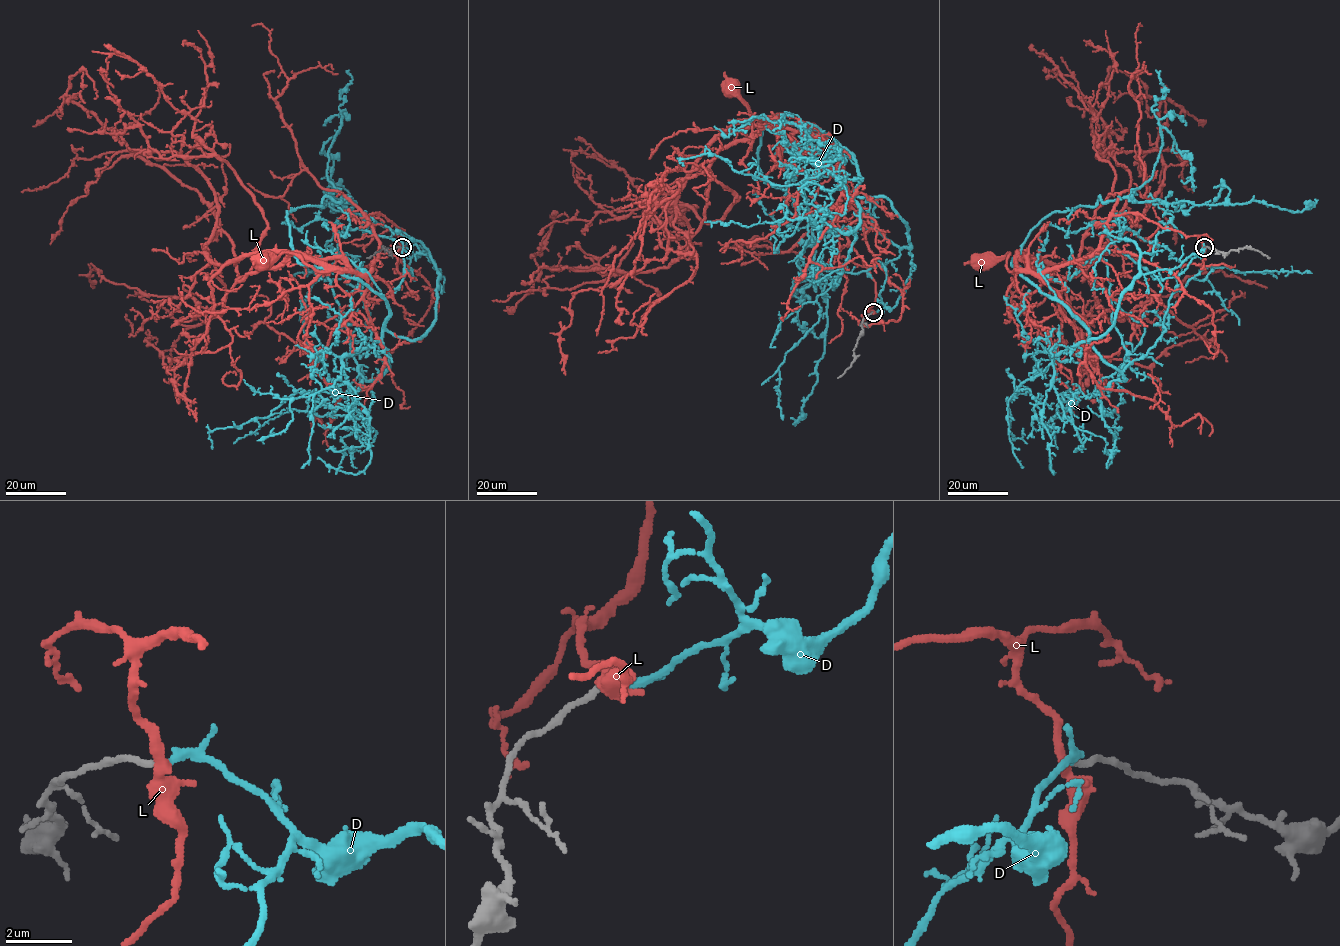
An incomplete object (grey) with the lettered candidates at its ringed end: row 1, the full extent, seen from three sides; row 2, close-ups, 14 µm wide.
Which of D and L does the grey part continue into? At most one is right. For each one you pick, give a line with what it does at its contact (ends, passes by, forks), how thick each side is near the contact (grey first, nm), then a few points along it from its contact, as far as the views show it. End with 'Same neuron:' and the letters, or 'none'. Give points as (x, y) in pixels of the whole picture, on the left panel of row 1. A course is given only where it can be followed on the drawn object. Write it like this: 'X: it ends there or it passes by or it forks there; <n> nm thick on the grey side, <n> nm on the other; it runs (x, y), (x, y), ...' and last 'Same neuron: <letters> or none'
D: it passes by; 180 nm thick on the grey side, 200 nm on the other; it runs (401, 247), (440, 270), (414, 340), (359, 280), (298, 261), (286, 212), (356, 204), (323, 199)
Same neuron: D

